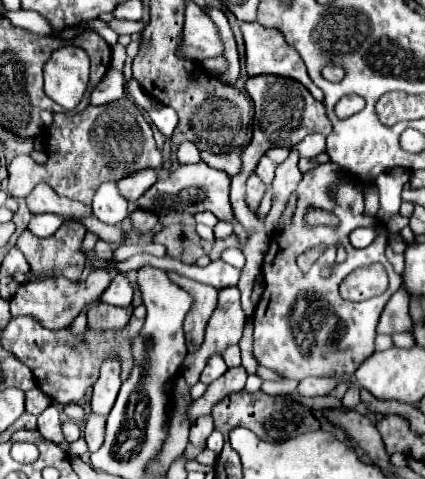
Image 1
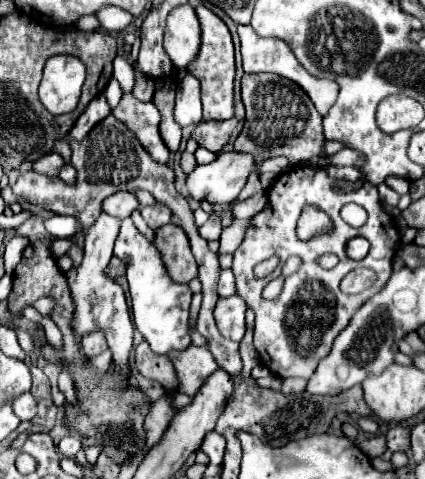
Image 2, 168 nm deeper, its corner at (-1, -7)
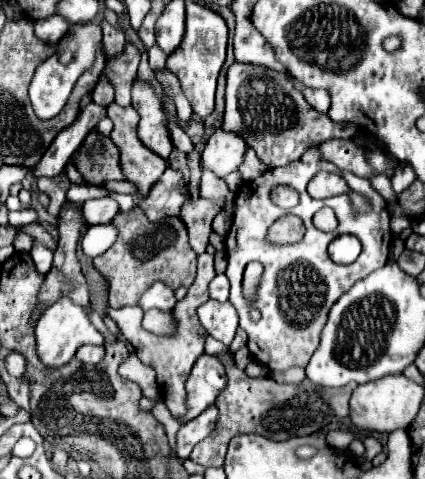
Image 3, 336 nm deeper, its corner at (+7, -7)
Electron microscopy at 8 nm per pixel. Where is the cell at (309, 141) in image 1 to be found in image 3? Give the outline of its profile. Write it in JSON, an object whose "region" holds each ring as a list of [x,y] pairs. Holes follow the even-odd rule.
{"region":[[[216,130],[206,142],[200,166],[214,172],[218,178],[226,178],[230,172],[242,166],[244,154],[246,142],[240,140],[240,136],[236,136],[234,132]]]}

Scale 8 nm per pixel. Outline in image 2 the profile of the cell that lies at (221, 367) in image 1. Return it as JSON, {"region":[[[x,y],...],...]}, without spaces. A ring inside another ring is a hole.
{"region":[[[190,344],[184,350],[168,352],[168,358],[176,368],[180,386],[178,392],[184,392],[188,396],[194,396],[194,392],[198,392],[200,384],[208,378],[208,374],[212,374],[218,368],[212,352],[206,346]]]}

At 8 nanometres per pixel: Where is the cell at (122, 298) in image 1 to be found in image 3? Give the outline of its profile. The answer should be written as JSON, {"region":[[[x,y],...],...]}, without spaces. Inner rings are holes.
{"region":[[[72,282],[64,284],[62,296],[56,304],[52,304],[48,310],[44,310],[44,314],[38,318],[36,322],[36,346],[38,346],[38,356],[46,366],[58,368],[60,364],[66,364],[68,358],[74,356],[74,352],[82,346],[82,344],[102,344],[104,338],[102,334],[94,328],[94,324],[90,322],[90,312],[94,310],[94,304],[88,302],[86,306],[76,306],[70,298],[70,292],[74,290]]]}

